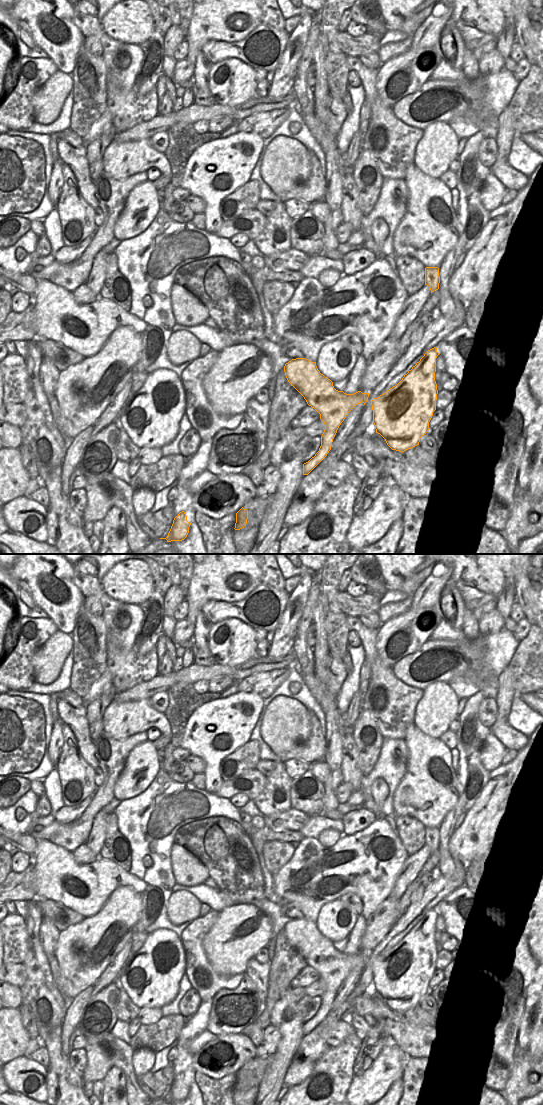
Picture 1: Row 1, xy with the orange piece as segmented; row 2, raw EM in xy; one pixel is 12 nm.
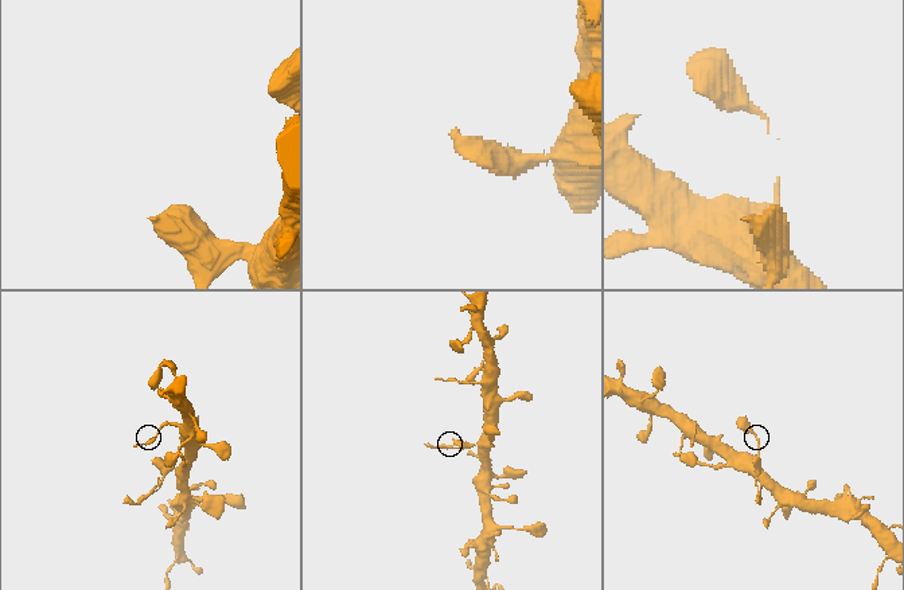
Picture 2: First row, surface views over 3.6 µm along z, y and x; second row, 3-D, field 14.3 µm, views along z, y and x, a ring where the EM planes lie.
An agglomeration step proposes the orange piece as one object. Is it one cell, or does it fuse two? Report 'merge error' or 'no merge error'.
merge error

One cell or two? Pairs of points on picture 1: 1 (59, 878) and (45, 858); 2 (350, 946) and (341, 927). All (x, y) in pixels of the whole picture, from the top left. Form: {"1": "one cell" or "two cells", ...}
{"1": "one cell", "2": "two cells"}

